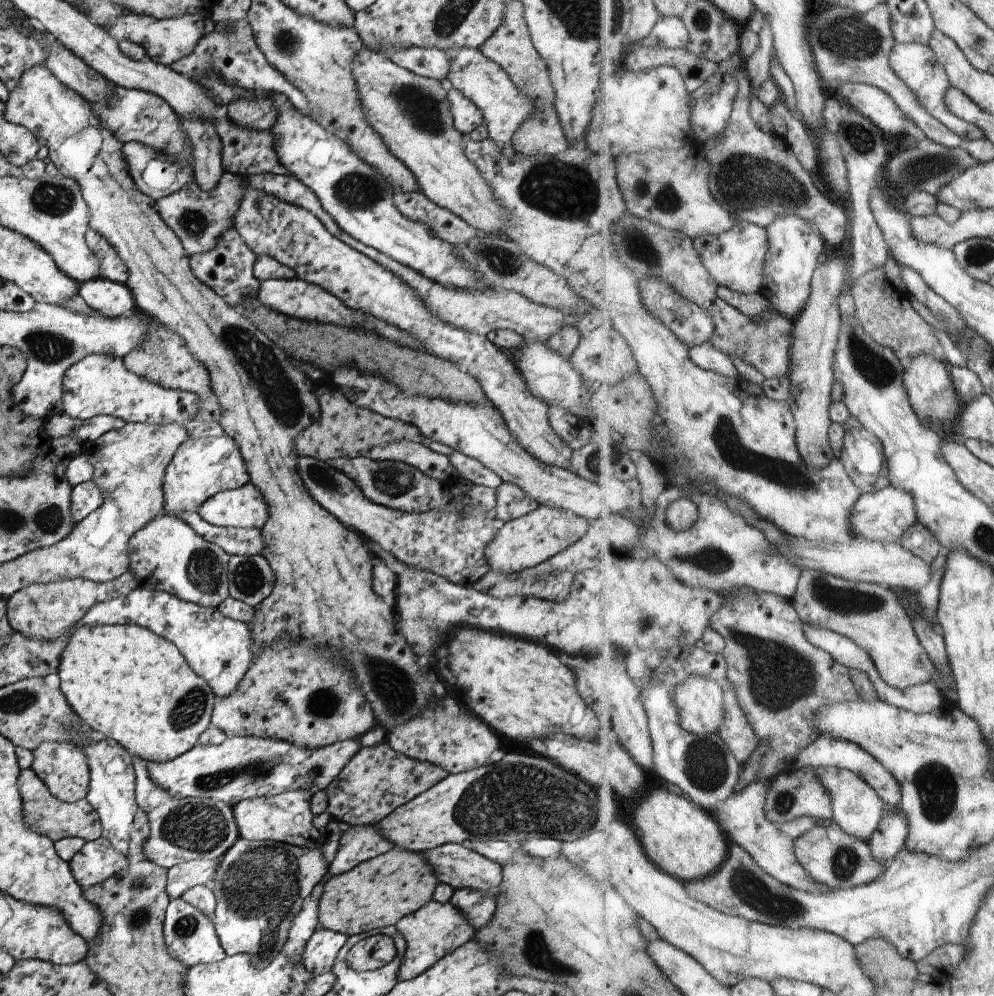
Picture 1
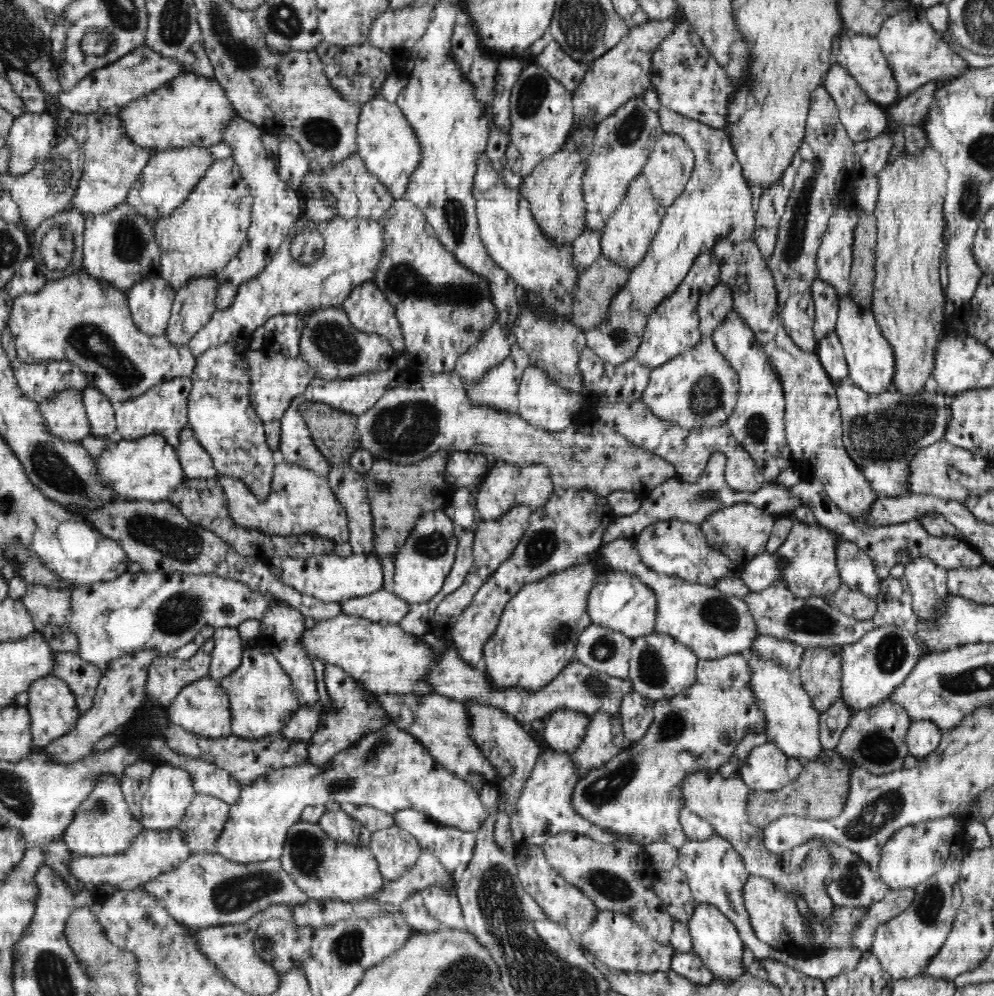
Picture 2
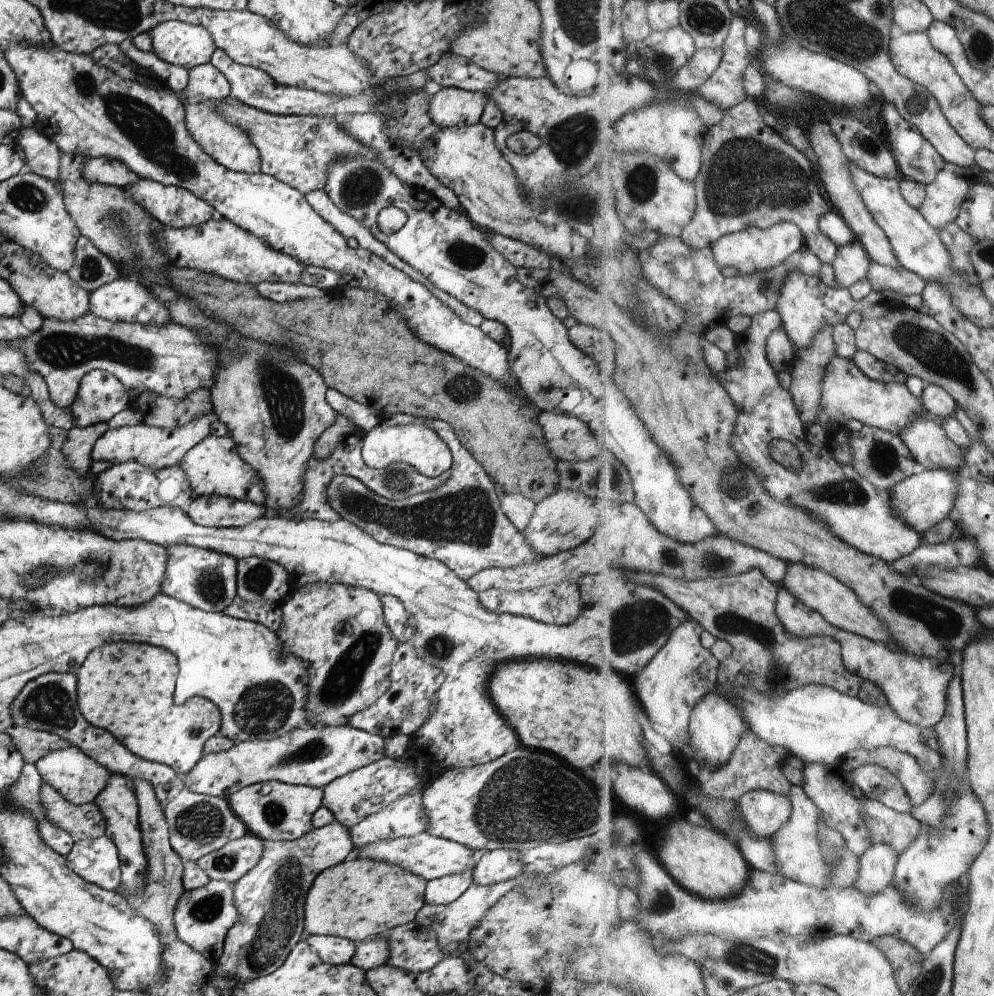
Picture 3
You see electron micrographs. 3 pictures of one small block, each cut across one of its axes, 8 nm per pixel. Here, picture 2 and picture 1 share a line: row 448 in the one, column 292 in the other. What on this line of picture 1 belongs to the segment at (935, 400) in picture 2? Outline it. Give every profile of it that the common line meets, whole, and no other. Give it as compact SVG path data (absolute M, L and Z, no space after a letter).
M238 838L223 854L214 878L206 886L213 890L216 906L212 916L220 944L227 955L247 954L257 969L267 967L278 955L289 935L289 928L302 903L317 889L328 864L320 849L303 849L274 841L249 841Z

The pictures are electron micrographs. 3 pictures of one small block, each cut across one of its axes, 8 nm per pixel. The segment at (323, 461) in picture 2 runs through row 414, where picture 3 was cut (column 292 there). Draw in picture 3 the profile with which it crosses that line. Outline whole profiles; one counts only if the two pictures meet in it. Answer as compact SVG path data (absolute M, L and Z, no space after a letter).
M264 281L257 285L258 295L279 302L280 304L304 298L317 299L326 295L324 289L317 286L308 286L298 283L285 283L280 281Z

